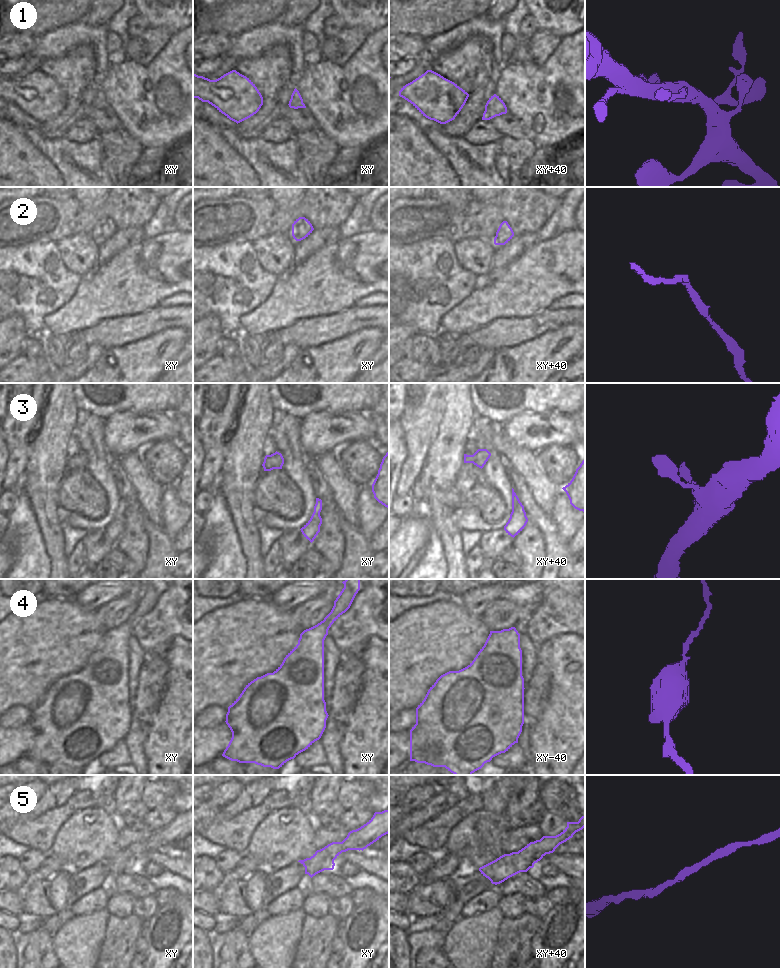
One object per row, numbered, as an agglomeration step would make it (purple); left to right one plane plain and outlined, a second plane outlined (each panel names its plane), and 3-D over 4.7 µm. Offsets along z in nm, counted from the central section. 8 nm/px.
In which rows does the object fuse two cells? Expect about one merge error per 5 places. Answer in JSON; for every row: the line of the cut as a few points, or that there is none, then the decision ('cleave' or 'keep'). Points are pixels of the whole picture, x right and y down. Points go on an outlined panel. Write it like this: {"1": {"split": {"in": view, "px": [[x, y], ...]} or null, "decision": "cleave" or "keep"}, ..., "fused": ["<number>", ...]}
{"1": {"split": null, "decision": "keep"}, "2": {"split": null, "decision": "keep"}, "3": {"split": null, "decision": "keep"}, "4": {"split": null, "decision": "keep"}, "5": {"split": null, "decision": "keep"}, "fused": []}

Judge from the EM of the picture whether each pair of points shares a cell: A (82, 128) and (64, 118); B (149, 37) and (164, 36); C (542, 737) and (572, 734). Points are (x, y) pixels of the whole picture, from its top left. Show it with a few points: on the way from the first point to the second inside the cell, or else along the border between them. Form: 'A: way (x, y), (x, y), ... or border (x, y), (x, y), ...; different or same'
A: border (87, 118), (78, 120), (64, 137); different
B: way (153, 37), (160, 36); same
C: way (549, 737), (554, 734), (565, 734); same

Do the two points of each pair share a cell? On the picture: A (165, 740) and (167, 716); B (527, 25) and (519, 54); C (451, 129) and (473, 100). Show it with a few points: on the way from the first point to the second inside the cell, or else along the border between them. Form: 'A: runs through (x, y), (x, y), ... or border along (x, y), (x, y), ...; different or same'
A: runs through (168, 734), (168, 722); same
B: border along (538, 29), (529, 37), (521, 38); different
C: runs through (458, 123), (473, 107); same

